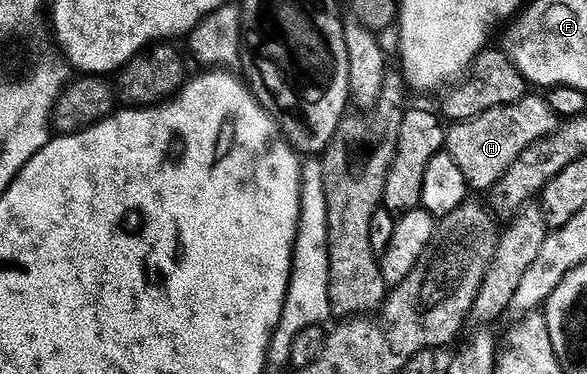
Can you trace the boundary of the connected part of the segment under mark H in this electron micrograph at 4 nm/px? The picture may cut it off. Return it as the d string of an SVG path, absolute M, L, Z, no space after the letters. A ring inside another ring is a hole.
M528 94L512 104L485 110L485 114L471 120L452 123L446 129L445 151L461 166L461 172L474 191L475 188L479 192L486 188L488 191L494 189L495 183L506 174L509 166L513 166L513 162L517 162L517 158L521 158L533 142L545 138L556 127L557 115L546 99L542 95Z

